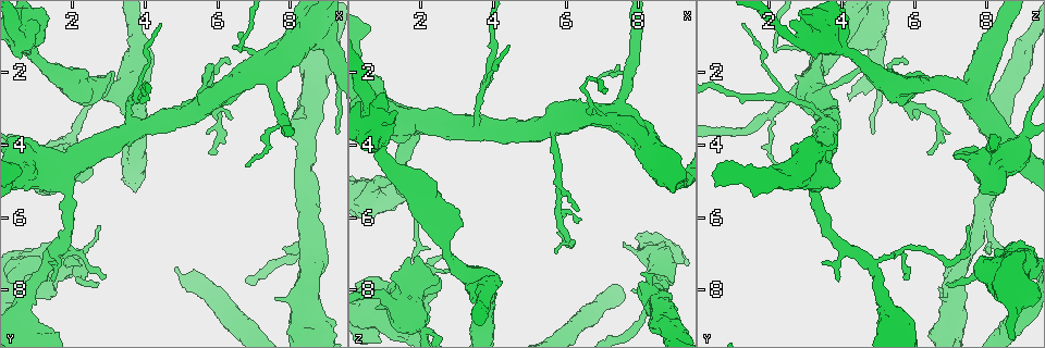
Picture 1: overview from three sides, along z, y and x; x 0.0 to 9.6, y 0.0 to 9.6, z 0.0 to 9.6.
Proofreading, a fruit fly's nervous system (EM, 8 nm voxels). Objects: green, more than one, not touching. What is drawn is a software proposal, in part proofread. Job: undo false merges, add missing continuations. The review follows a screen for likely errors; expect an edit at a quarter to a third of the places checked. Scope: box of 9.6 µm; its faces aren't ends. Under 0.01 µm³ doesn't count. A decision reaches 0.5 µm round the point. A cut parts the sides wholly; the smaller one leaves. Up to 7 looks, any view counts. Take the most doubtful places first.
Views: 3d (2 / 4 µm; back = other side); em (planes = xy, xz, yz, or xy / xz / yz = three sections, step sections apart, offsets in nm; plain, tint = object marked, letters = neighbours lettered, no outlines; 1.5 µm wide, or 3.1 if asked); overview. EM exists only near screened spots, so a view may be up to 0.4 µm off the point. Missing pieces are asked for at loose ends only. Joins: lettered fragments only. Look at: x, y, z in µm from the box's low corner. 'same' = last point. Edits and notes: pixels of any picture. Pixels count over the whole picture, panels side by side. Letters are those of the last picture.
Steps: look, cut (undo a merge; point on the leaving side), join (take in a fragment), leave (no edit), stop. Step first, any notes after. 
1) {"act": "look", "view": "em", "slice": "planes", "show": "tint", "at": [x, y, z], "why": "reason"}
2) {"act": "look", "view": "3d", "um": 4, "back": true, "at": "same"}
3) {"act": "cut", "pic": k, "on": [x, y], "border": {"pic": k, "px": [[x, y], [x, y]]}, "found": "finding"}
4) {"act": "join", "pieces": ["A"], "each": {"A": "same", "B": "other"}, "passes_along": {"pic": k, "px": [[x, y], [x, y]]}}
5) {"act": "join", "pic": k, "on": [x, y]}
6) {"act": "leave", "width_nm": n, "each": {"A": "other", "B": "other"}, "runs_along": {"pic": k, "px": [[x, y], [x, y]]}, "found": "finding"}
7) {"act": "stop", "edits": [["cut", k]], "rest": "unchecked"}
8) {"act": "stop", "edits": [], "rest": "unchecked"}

{"act": "look", "view": "em", "slice": "yz", "step": 4, "show": "tint", "at": [0.80, 4.75, 8.50], "why": "branch stops here"}

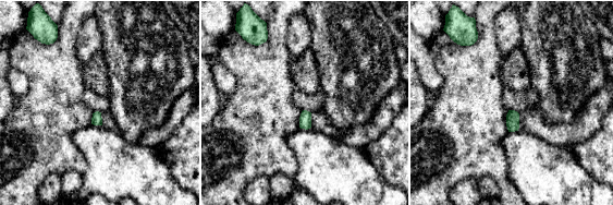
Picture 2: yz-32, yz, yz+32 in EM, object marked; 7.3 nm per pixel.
{"act": "look", "view": "em", "slice": "yz", "step": 4, "show": "letters", "at": "same"}

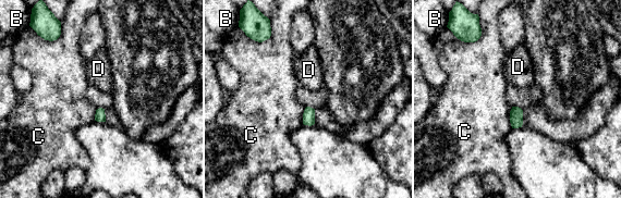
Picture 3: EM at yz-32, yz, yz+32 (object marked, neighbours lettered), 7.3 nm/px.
{"act": "leave", "each": {"B": "other", "C": "other", "D": "other"}, "border": {"pic": 3, "px": [[512, 107], [510, 111], [511, 127]]}, "found": "no lettered fragment goes on from it"}

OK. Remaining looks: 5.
{"act": "look", "view": "em", "slice": "xy", "step": 4, "show": "tint", "at": [0.65, 8.25, 5.15], "why": "calibre changes"}

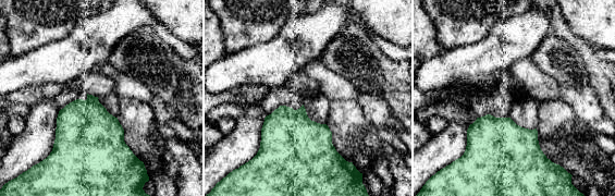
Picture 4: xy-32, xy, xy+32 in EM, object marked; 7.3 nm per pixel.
{"act": "look", "view": "em", "slice": "planes", "show": "letters", "at": "same", "why": "another direction"}

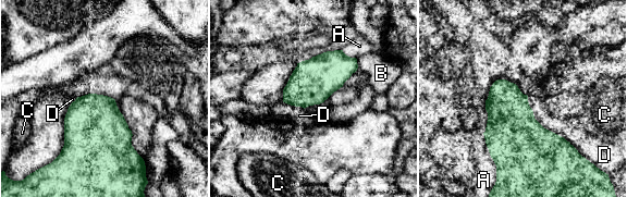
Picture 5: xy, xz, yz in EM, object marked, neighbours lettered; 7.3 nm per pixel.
{"act": "leave", "each": {"A": "other", "B": "other", "C": "other", "D": "other"}, "found": "continuous, no second cell"}

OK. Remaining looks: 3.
{"act": "look", "view": "3d", "um": 4, "at": [2.95, 7.65, 5.80], "why": "tapers out"}

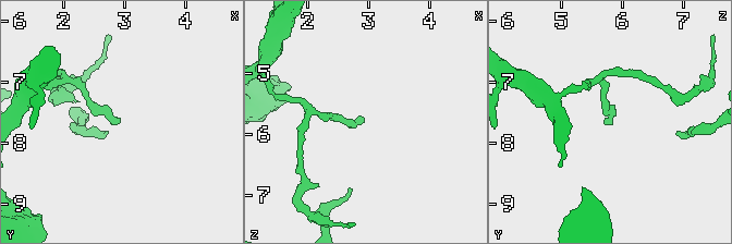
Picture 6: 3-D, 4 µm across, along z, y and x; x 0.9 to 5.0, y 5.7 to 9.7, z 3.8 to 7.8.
{"act": "look", "view": "em", "slice": "planes", "show": "letters", "at": [2.95, 7.55, 5.70]}

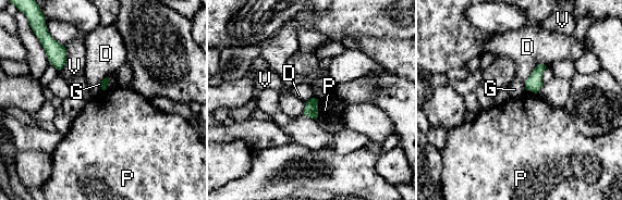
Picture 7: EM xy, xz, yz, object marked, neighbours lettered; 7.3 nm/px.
{"act": "leave", "each": {"D": "other", "G": "other", "P": "other", "V": "other"}, "border": {"pic": 7, "px": [[545, 64], [533, 70], [525, 89]]}, "found": "no lettered fragment goes on from it"}

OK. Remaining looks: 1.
{"act": "stop", "edits": [], "rest": "unchecked"}

